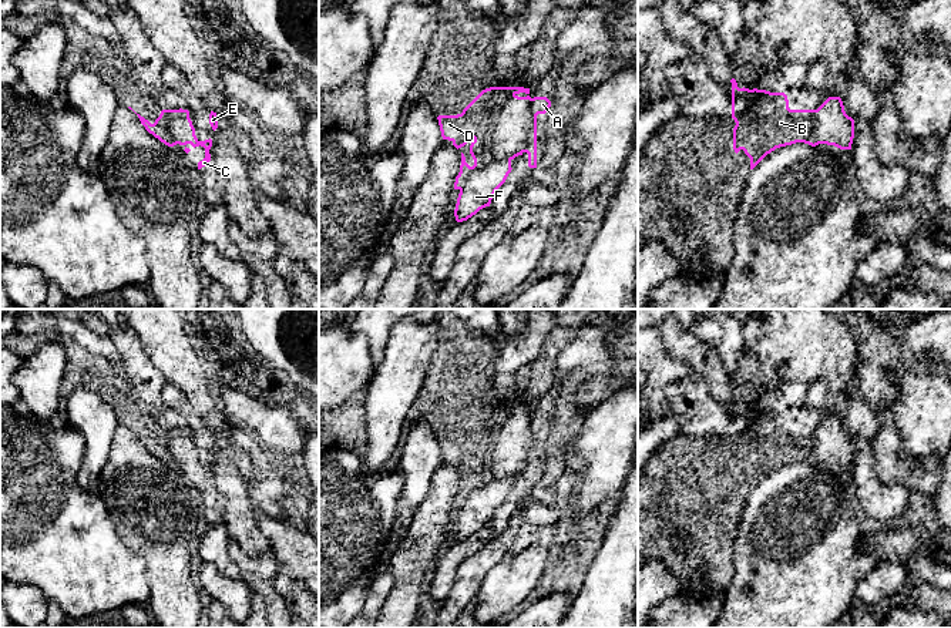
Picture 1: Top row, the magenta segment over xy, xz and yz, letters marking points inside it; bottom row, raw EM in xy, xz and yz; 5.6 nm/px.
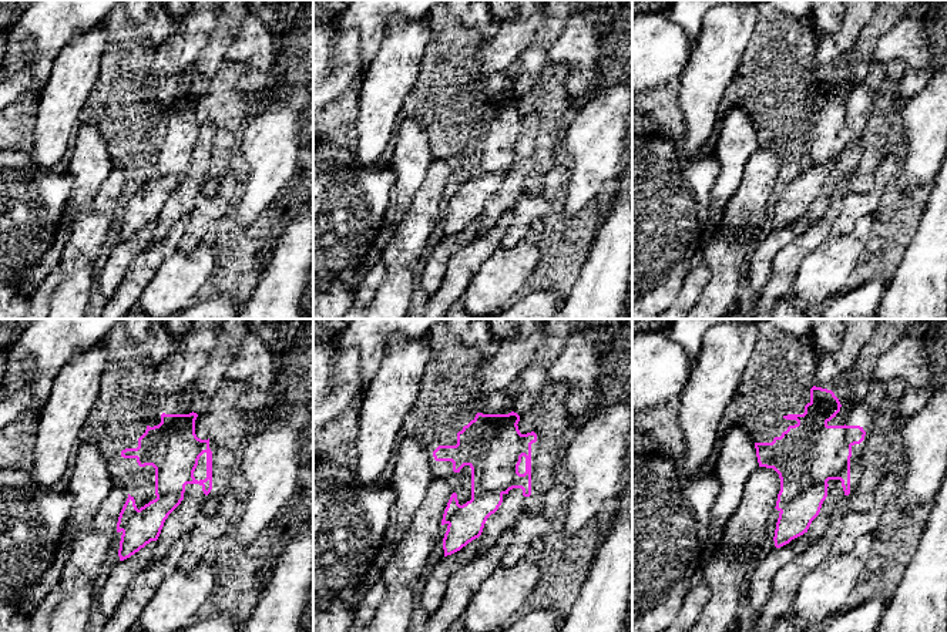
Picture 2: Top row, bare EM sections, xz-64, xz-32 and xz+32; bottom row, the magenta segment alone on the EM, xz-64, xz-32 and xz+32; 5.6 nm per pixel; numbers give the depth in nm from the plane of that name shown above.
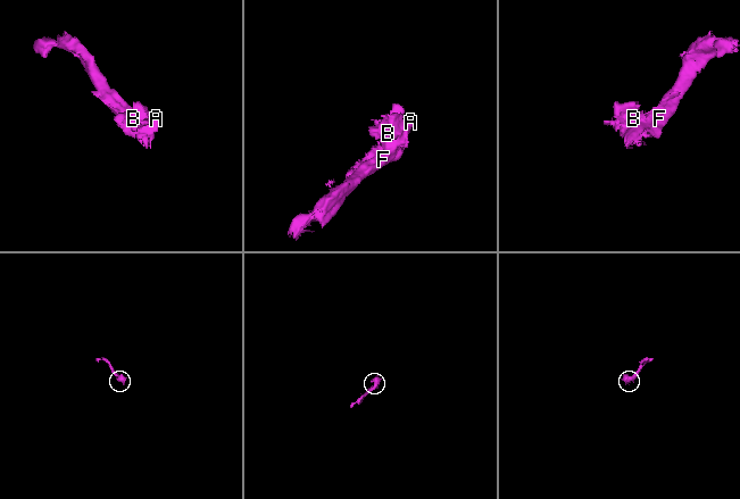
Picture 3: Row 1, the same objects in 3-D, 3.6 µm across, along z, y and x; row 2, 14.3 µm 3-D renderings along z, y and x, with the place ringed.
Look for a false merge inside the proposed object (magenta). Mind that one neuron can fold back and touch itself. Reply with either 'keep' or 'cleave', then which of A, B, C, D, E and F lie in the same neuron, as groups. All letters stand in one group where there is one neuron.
cleave | A B C D E / F

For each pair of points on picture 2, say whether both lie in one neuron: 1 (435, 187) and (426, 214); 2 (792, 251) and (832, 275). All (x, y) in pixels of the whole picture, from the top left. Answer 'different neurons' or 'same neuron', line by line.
1: same neuron
2: different neurons

